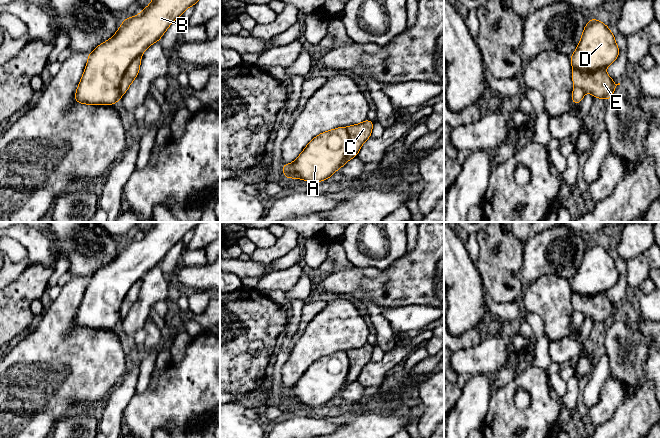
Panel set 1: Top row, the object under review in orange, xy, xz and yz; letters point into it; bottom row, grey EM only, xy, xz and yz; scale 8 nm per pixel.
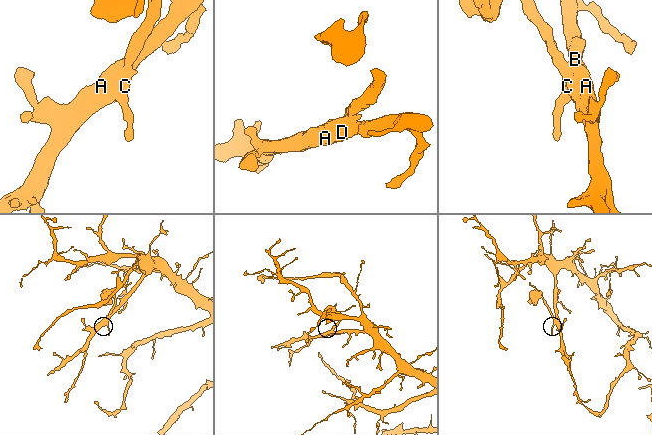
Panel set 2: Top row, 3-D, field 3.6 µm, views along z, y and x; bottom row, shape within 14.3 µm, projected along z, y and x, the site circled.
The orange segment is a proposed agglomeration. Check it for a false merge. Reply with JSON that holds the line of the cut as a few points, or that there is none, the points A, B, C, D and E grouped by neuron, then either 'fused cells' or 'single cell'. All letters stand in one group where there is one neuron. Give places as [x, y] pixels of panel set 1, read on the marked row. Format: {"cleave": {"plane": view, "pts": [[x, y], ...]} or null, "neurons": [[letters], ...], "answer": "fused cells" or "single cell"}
{"cleave": {"plane": "xy", "pts": [[140, 55], [130, 64], [121, 79], [120, 95]]}, "neurons": [["A", "B", "D"], ["C", "E"]], "answer": "fused cells"}

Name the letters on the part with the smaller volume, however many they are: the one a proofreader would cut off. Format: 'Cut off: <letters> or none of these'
Cut off: C, E

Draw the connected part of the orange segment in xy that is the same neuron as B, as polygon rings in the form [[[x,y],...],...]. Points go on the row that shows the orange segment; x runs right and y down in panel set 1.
[[[152,0],[139,15],[125,18],[111,39],[89,55],[74,101],[89,105],[114,105],[121,98],[120,82],[130,64],[153,43],[158,42],[171,23],[199,0]]]

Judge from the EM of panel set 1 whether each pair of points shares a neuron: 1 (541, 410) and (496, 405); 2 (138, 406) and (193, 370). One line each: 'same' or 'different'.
1: same
2: same

